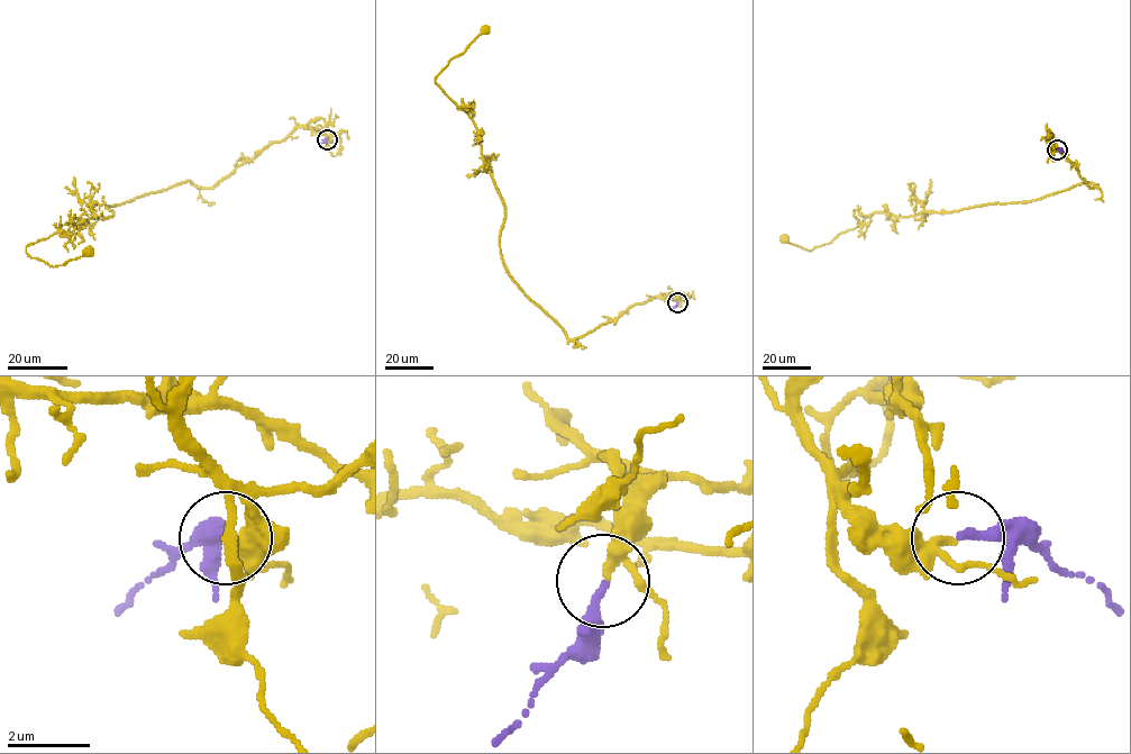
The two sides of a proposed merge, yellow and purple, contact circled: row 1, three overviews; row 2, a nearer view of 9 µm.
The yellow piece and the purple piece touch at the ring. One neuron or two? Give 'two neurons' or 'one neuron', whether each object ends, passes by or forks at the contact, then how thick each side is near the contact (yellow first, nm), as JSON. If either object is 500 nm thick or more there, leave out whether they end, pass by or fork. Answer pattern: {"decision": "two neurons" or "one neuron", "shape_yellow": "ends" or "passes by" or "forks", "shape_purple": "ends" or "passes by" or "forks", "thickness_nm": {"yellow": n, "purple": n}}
{"decision": "one neuron", "shape_yellow": "passes by", "shape_purple": "ends", "thickness_nm": {"yellow": 240, "purple": 240}}

